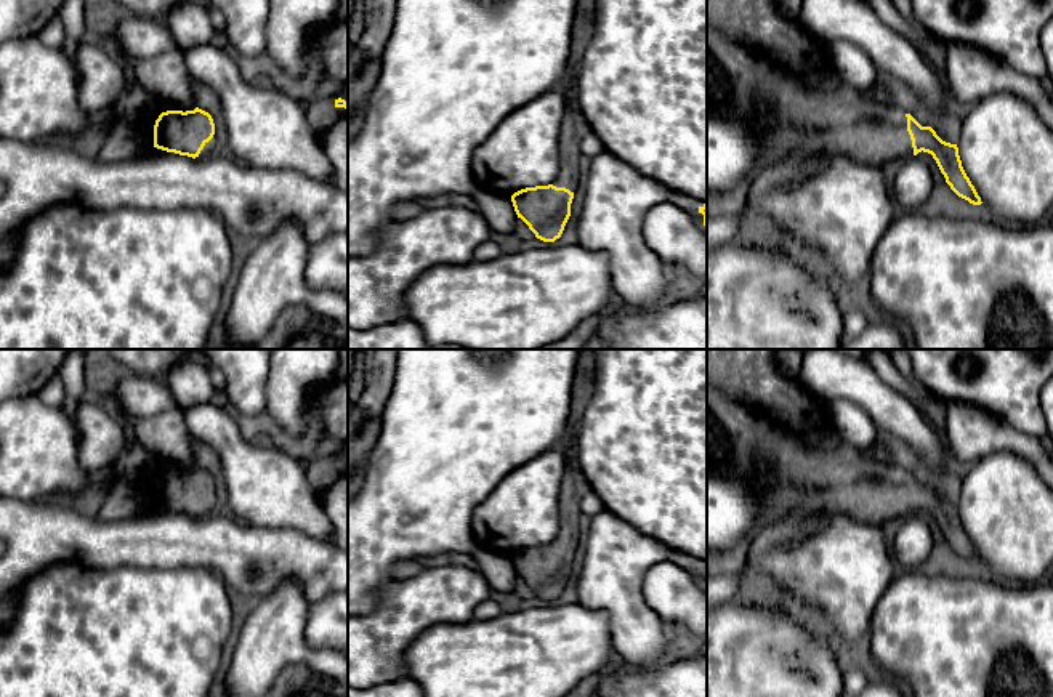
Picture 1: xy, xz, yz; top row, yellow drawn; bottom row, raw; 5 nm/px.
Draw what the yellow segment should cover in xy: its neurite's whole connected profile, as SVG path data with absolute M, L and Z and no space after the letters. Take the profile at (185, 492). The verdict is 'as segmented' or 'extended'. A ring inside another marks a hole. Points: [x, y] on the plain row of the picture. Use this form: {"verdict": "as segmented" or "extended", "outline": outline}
{"verdict": "extended", "outline": "M167 469L154 484L154 506L188 516L207 518L213 514L215 482L208 471Z"}

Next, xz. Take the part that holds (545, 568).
{"verdict": "extended", "outline": "M582 349L572 381L569 426L558 444L566 458L566 471L559 485L559 534L553 543L526 546L511 554L518 577L543 601L559 598L571 575L571 562L579 545L579 503L591 490L579 465L579 425L593 394L595 381L595 354L591 349Z"}

